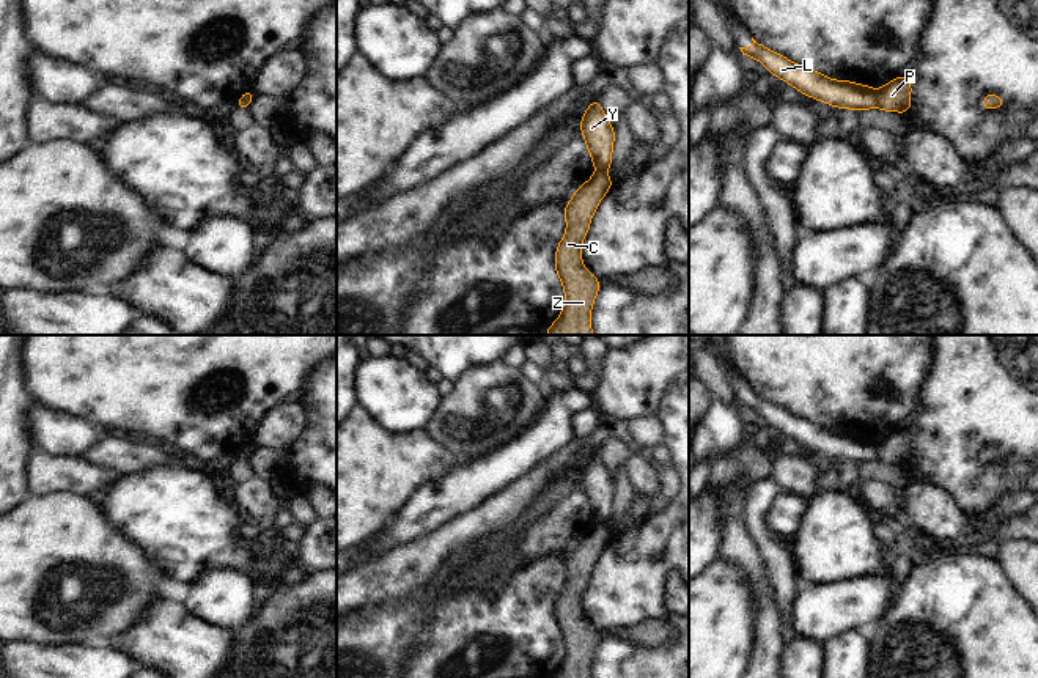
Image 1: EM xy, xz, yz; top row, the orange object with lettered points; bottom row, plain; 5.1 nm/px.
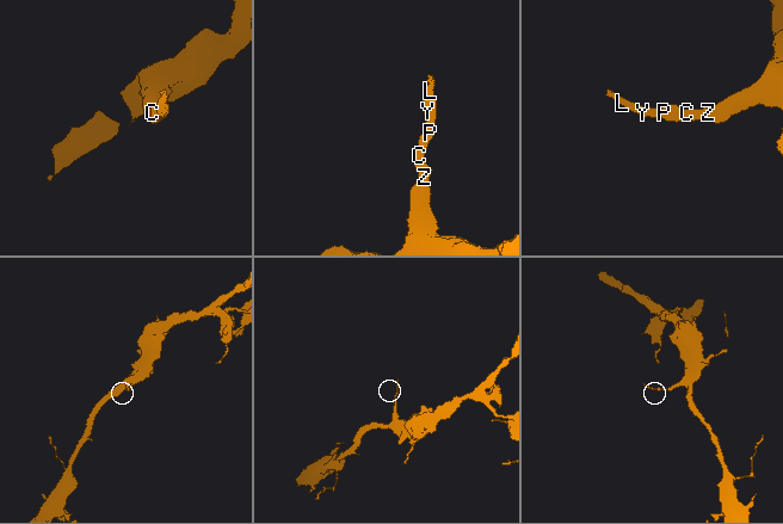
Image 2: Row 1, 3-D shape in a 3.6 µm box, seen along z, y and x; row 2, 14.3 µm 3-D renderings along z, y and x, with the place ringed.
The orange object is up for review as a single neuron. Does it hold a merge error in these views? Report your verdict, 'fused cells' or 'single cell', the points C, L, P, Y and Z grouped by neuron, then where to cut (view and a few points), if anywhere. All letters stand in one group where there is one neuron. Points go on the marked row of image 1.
fused cells | C P Z / L Y | yz (876, 92), (878, 106)

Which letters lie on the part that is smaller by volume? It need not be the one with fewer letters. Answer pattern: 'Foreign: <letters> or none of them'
Foreign: L, Y

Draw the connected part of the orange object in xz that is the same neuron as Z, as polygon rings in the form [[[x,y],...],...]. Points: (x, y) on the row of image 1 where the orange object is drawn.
[[[596,171],[565,206],[566,233],[555,252],[555,271],[565,288],[565,305],[547,335],[593,335],[590,315],[601,282],[582,266],[582,241],[590,230],[590,220],[612,179],[606,171]]]

